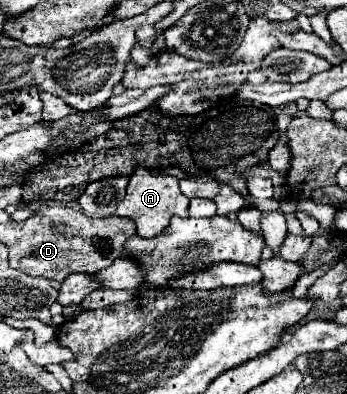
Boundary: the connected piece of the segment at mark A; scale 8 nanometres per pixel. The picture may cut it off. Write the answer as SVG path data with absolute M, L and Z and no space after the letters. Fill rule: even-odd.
M137 168L133 176L129 178L127 194L125 198L117 204L117 214L119 216L129 216L137 224L137 234L143 238L153 238L161 234L169 226L169 218L173 214L185 218L189 206L189 198L181 194L179 190L179 178L169 176L169 174L153 174L151 170Z

